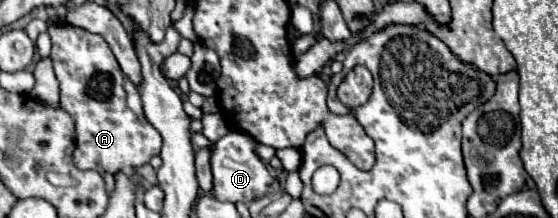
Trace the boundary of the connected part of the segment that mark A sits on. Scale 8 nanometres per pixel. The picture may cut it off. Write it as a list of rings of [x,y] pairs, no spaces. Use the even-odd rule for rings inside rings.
[[[60,22],[48,26],[48,34],[52,38],[50,60],[60,82],[60,108],[76,122],[78,146],[74,150],[74,164],[80,170],[116,174],[124,168],[140,168],[152,156],[160,154],[162,136],[158,130],[126,106],[124,74],[106,40],[100,34],[90,34],[88,30]]]

